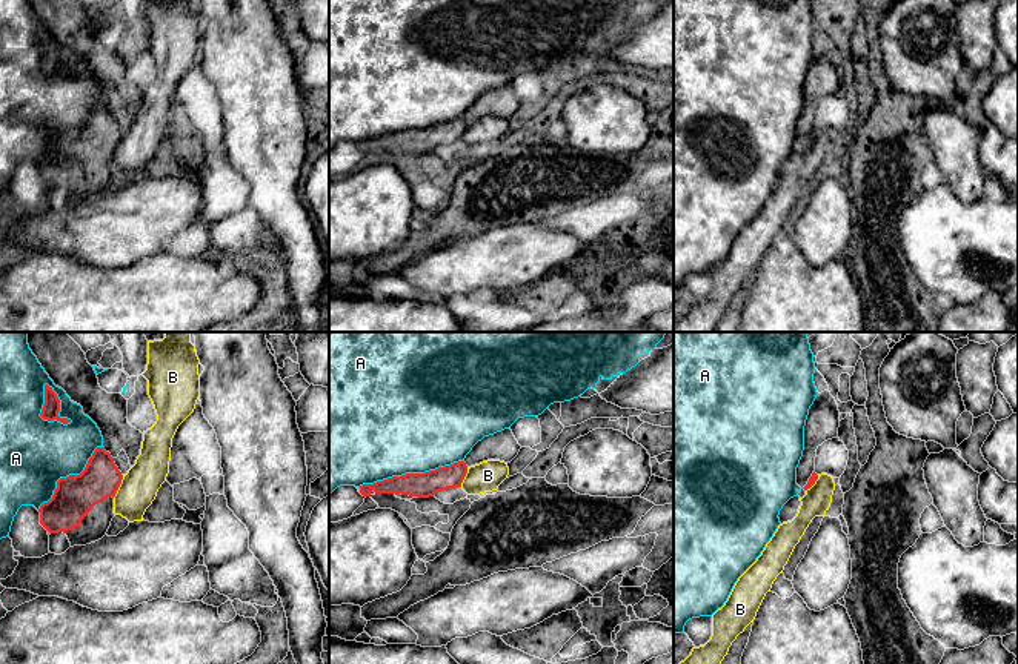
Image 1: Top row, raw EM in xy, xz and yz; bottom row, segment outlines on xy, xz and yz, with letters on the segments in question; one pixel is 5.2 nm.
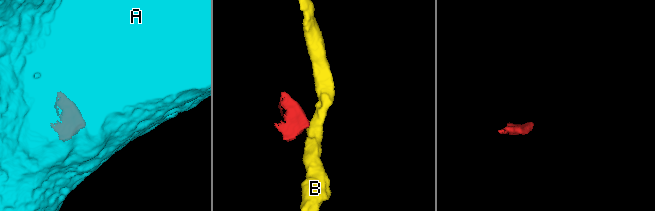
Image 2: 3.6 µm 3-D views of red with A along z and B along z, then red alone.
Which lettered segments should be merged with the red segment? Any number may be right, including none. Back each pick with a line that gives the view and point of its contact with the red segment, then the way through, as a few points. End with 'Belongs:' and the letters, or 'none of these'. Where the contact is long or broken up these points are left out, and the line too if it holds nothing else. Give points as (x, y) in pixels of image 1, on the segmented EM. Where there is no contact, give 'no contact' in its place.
Belongs: none of these

